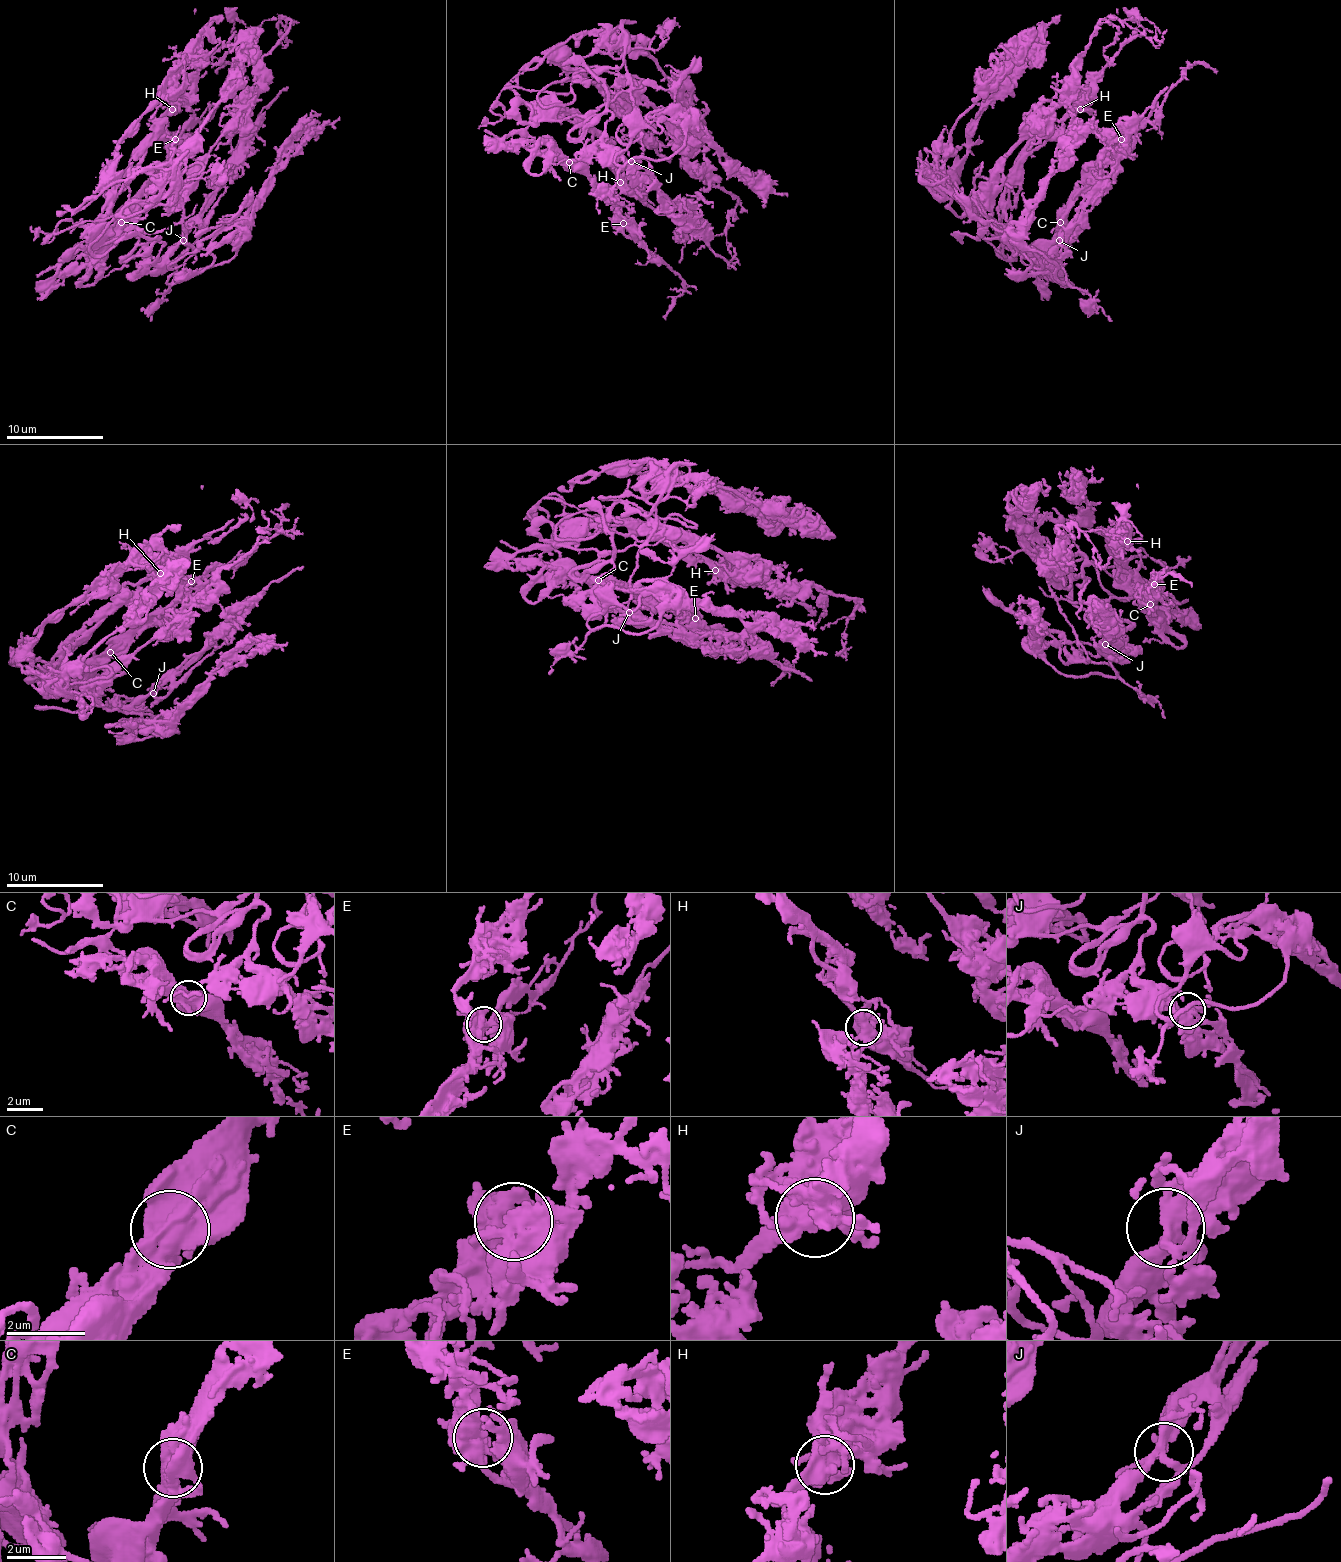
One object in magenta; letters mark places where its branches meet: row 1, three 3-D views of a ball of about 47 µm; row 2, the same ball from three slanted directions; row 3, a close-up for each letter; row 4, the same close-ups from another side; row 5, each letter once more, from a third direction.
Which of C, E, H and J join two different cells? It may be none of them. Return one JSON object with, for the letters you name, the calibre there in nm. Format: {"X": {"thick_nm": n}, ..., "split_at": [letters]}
{"split_at": []}

